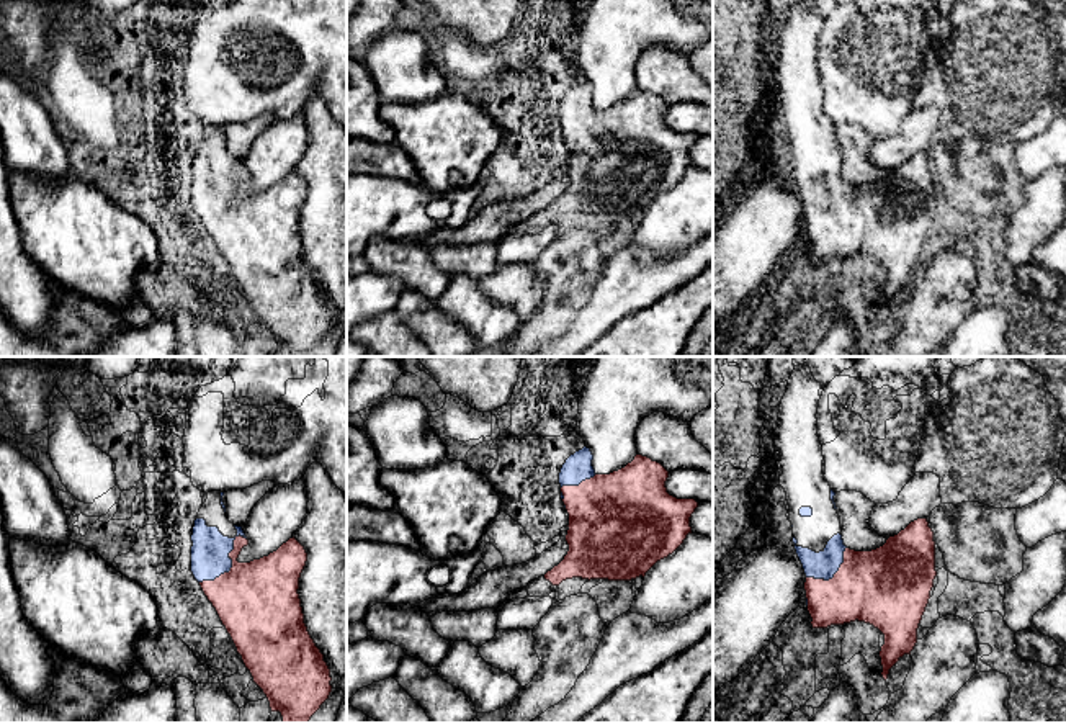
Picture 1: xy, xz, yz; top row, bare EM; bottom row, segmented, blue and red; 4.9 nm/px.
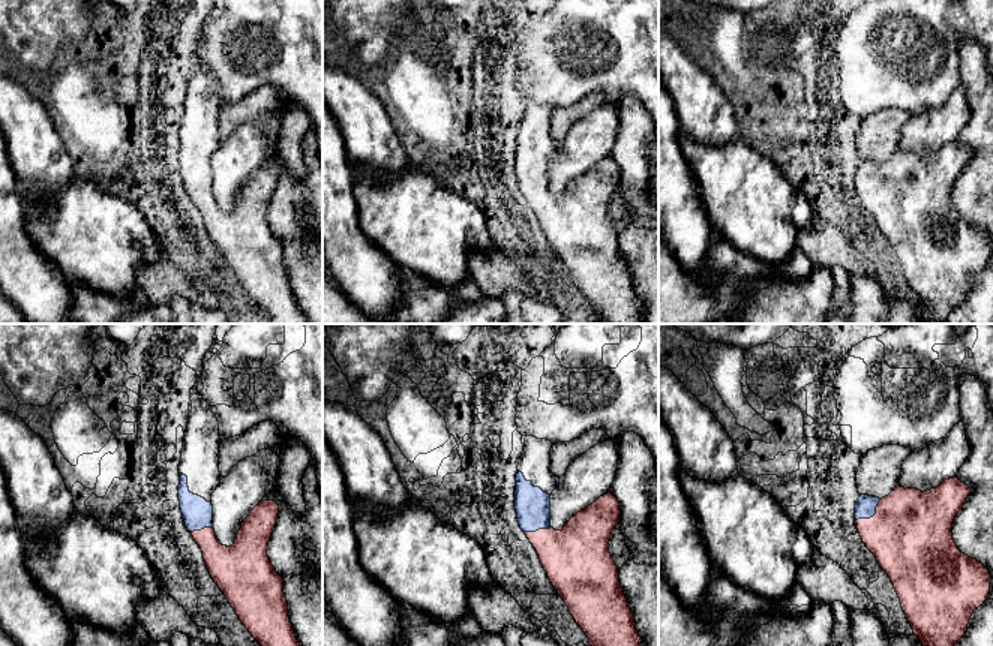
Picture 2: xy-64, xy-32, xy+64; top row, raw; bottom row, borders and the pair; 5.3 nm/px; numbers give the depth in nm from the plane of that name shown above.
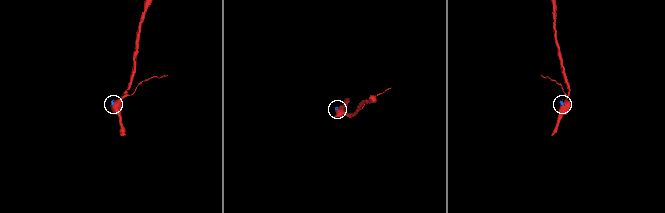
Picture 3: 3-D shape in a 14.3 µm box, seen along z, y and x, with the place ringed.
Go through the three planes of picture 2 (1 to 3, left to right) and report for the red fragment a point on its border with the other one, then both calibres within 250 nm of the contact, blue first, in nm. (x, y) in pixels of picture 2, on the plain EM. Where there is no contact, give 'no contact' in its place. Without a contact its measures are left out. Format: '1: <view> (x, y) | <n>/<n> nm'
1: xy-64 (201, 192) | 160/200 nm
2: xy-32 (537, 194) | 190/340 nm
3: xy+64 (872, 180) | 110/440 nm

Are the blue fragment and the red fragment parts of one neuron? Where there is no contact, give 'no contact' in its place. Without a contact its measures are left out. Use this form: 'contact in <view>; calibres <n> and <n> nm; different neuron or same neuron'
contact in xy; calibres 190 and 400 nm; same neuron

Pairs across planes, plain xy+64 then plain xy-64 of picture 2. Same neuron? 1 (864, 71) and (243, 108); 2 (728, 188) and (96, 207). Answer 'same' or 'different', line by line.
1: different
2: same

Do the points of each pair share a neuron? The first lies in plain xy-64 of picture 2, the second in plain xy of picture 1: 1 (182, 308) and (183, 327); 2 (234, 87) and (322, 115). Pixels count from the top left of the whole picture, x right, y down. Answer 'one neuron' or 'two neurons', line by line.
1: one neuron
2: two neurons

